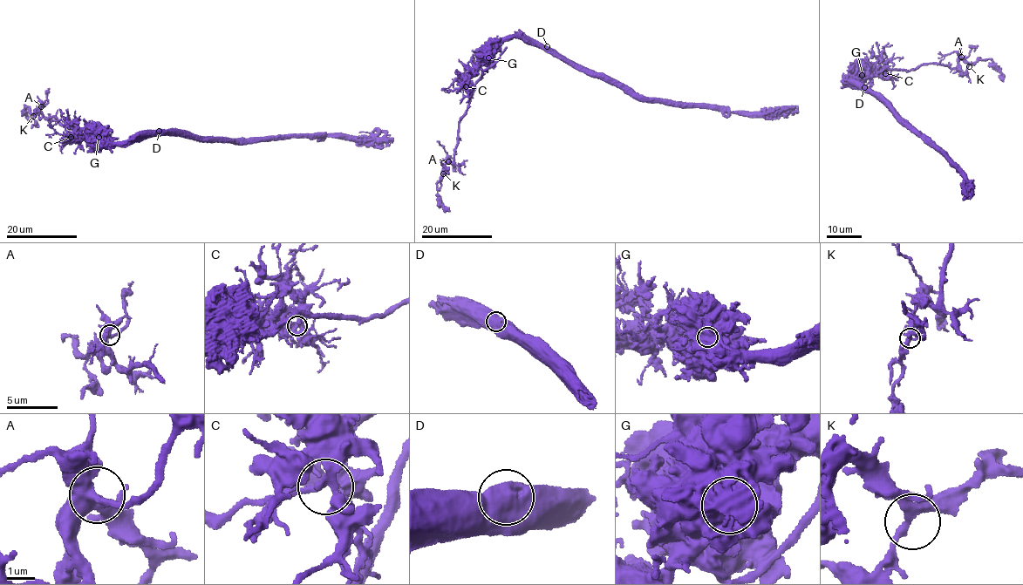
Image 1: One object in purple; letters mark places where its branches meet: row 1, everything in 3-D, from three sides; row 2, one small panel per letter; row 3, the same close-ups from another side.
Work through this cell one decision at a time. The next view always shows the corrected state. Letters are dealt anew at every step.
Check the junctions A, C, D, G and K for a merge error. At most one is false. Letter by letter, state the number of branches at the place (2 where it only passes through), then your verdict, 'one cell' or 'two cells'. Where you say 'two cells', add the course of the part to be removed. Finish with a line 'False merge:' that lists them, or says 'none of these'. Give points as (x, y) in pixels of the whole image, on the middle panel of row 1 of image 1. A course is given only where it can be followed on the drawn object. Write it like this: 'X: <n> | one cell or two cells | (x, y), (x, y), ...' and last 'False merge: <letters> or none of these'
A: 5 | one cell
C: 3 | one cell
D: 1 | one cell
G: 1 | two cells | (488, 57), (481, 66), (467, 113), (459, 123), (453, 160), (445, 162), (437, 191), (439, 201), (449, 211)
K: 4 | one cell
False merge: G

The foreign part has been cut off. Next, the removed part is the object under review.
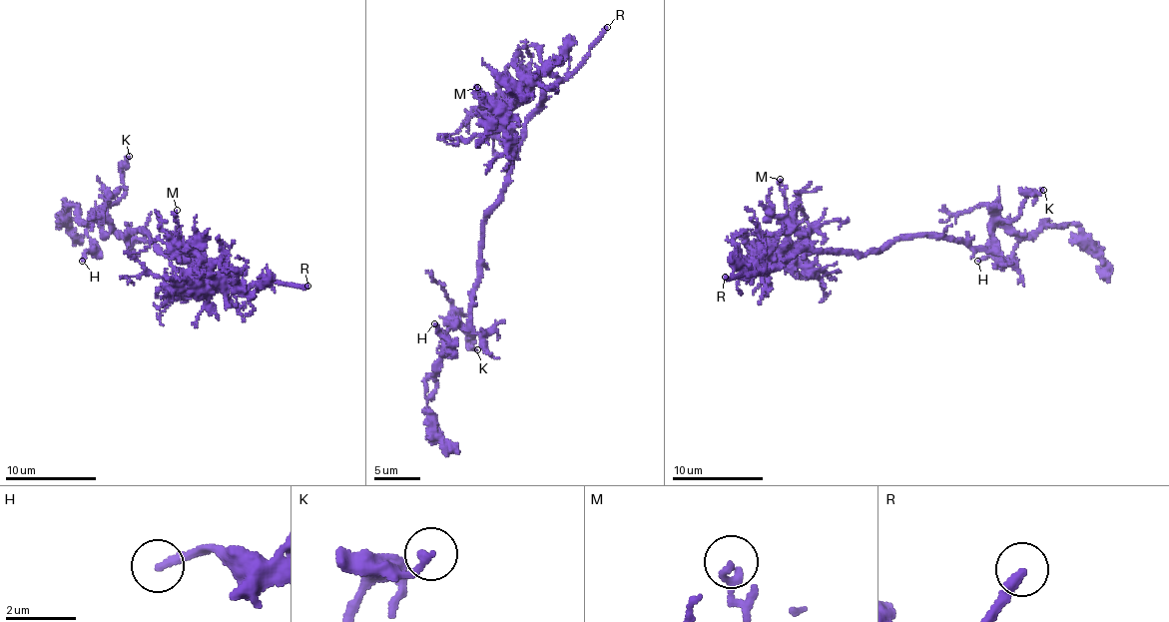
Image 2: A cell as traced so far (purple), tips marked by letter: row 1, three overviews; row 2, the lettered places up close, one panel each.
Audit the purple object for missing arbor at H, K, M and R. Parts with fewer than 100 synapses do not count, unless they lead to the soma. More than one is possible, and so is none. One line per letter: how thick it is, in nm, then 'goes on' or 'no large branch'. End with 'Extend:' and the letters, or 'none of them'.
H: 220 nm | no large branch
K: 180 nm | no large branch
M: 180 nm | no large branch
R: 300 nm | goes on
Extend: R

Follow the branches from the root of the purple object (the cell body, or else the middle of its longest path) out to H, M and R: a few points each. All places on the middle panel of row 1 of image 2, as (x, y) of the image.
H: (481, 221), (481, 269), (471, 316), (464, 324), (450, 325), (443, 354), (451, 346), (434, 323)
M: (481, 221), (501, 194), (541, 88), (529, 86), (505, 105), (487, 103), (477, 87)
R: (481, 221), (501, 194), (511, 154), (522, 137), (528, 116), (547, 90), (568, 78), (607, 27)

